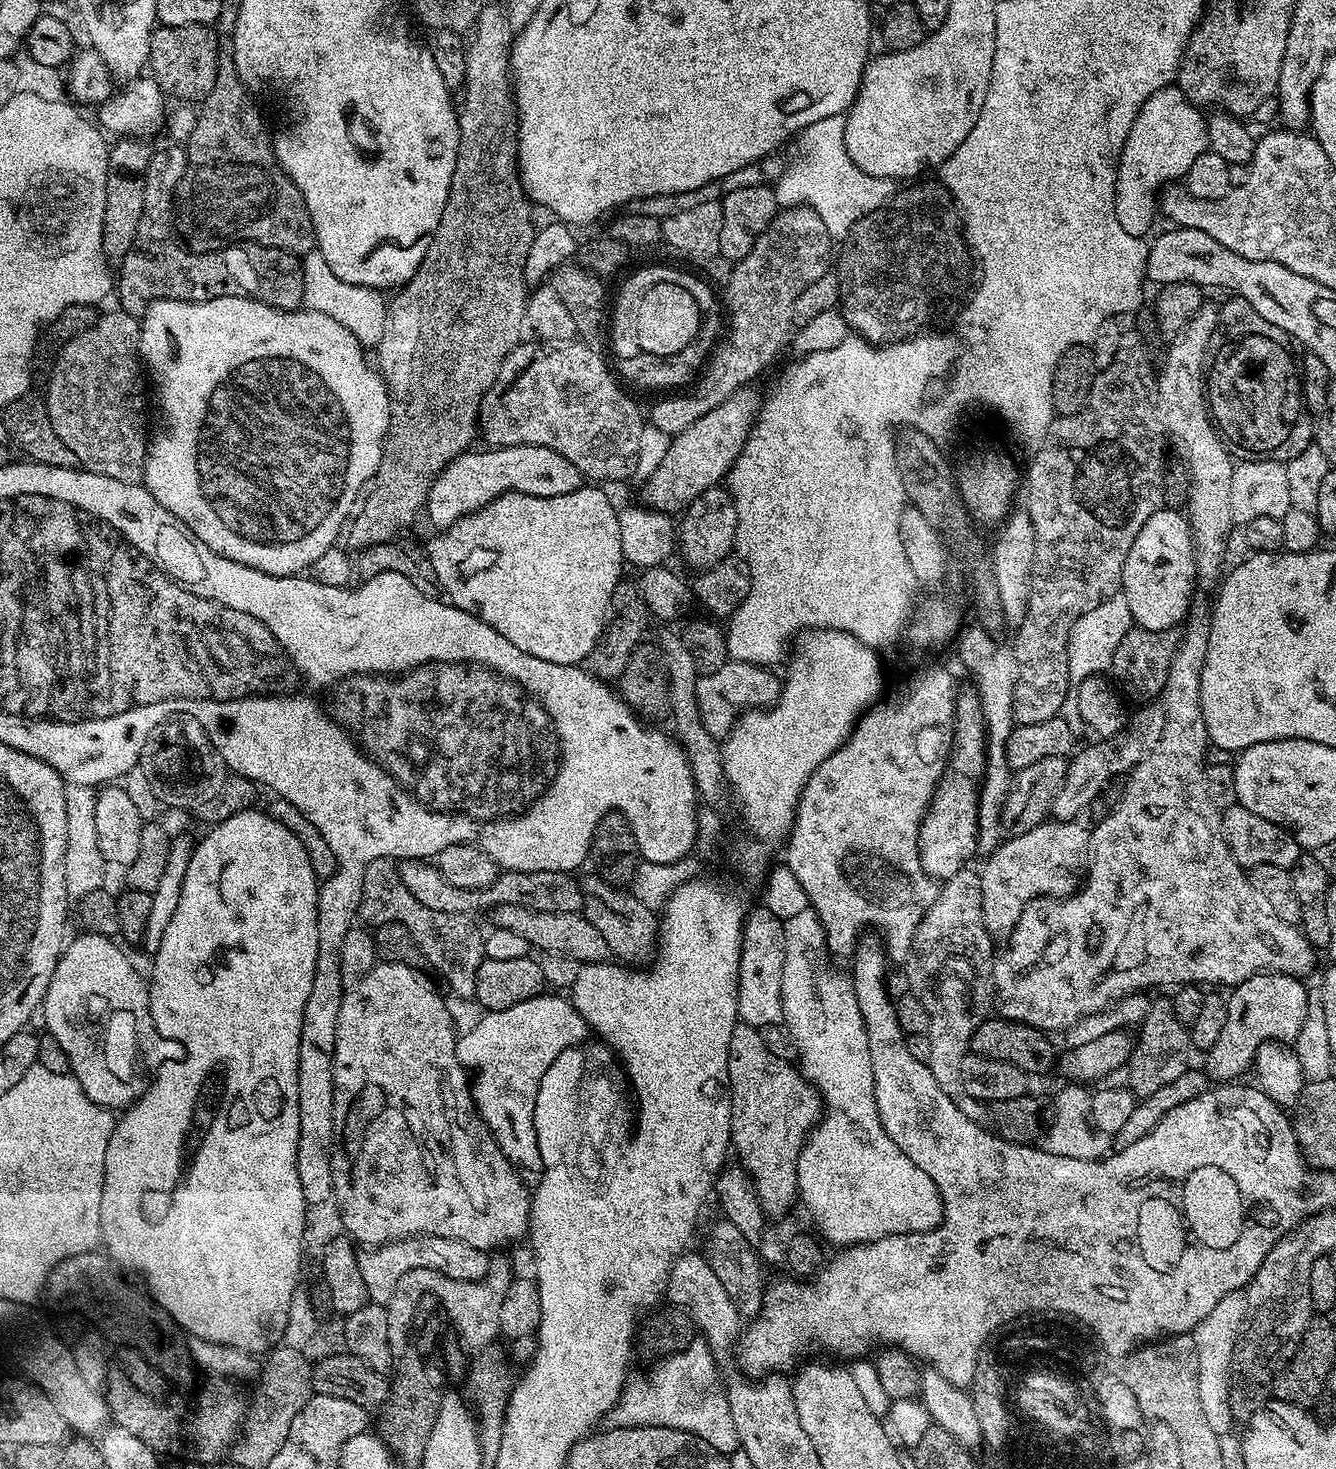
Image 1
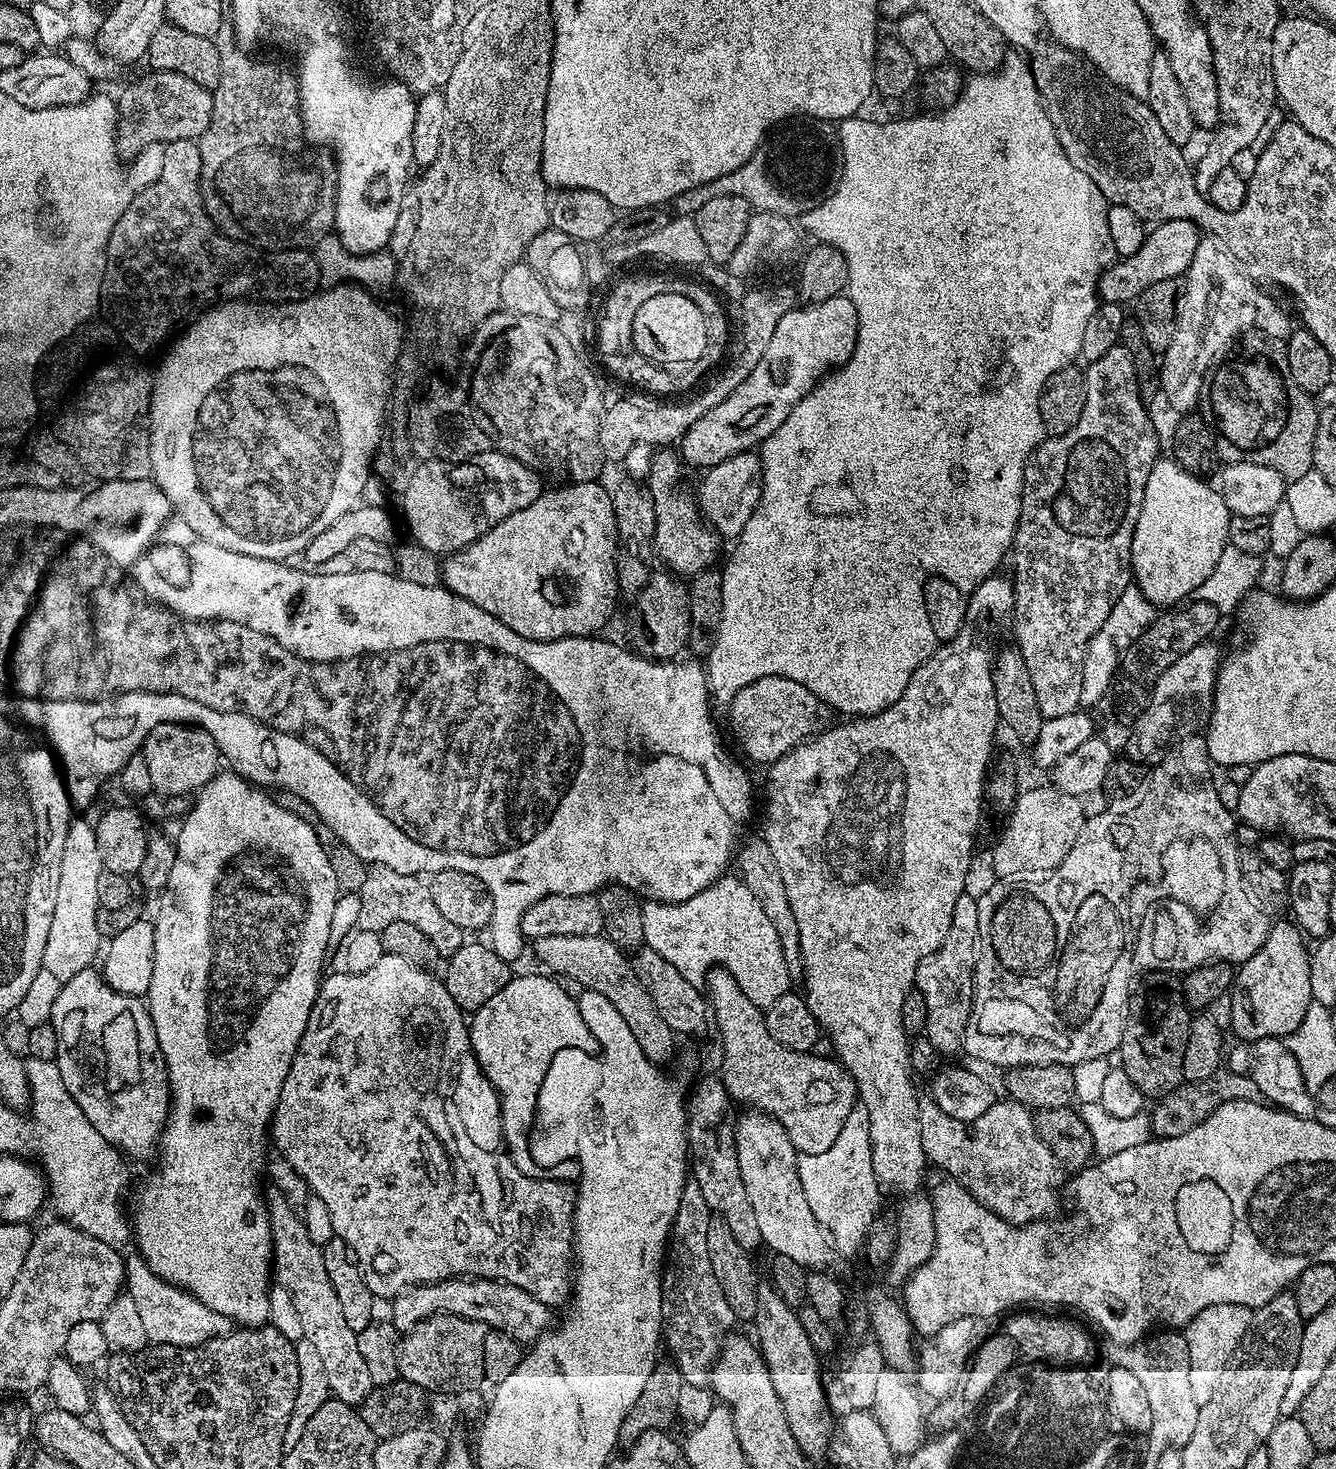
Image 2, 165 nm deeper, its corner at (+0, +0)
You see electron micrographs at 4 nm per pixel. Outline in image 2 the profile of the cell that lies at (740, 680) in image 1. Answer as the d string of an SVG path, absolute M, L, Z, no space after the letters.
M771 676L758 678L758 682L740 690L731 702L730 711L732 728L745 754L756 764L770 766L821 731L820 715L826 708L809 688L802 686L802 682Z

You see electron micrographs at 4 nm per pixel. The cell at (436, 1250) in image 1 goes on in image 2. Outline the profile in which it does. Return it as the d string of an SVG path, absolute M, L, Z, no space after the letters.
M453 1278L450 1280L441 1280L439 1284L425 1284L417 1286L393 1299L392 1313L390 1319L392 1325L396 1327L397 1332L407 1334L420 1325L423 1320L429 1320L430 1317L437 1313L446 1316L461 1316L467 1320L477 1320L488 1325L489 1329L505 1332L506 1335L512 1336L521 1344L521 1346L531 1346L553 1327L552 1316L553 1309L548 1305L538 1302L534 1294L522 1290L513 1284L505 1284L502 1280L486 1280L483 1278Z

